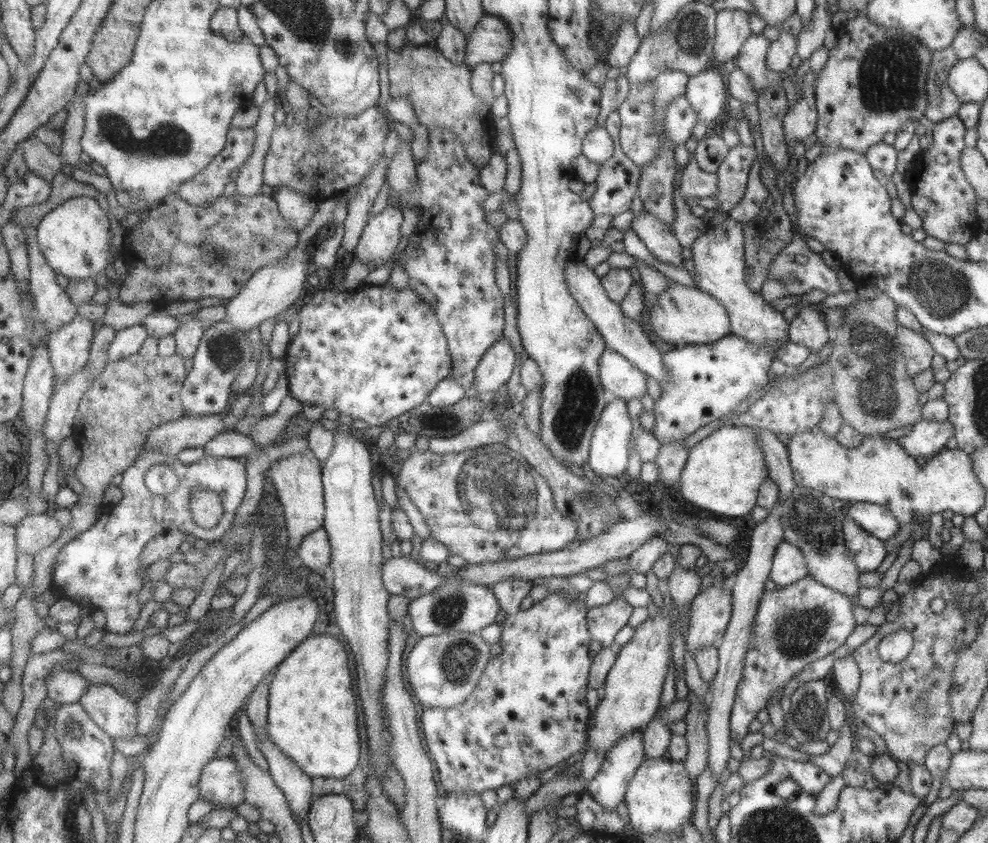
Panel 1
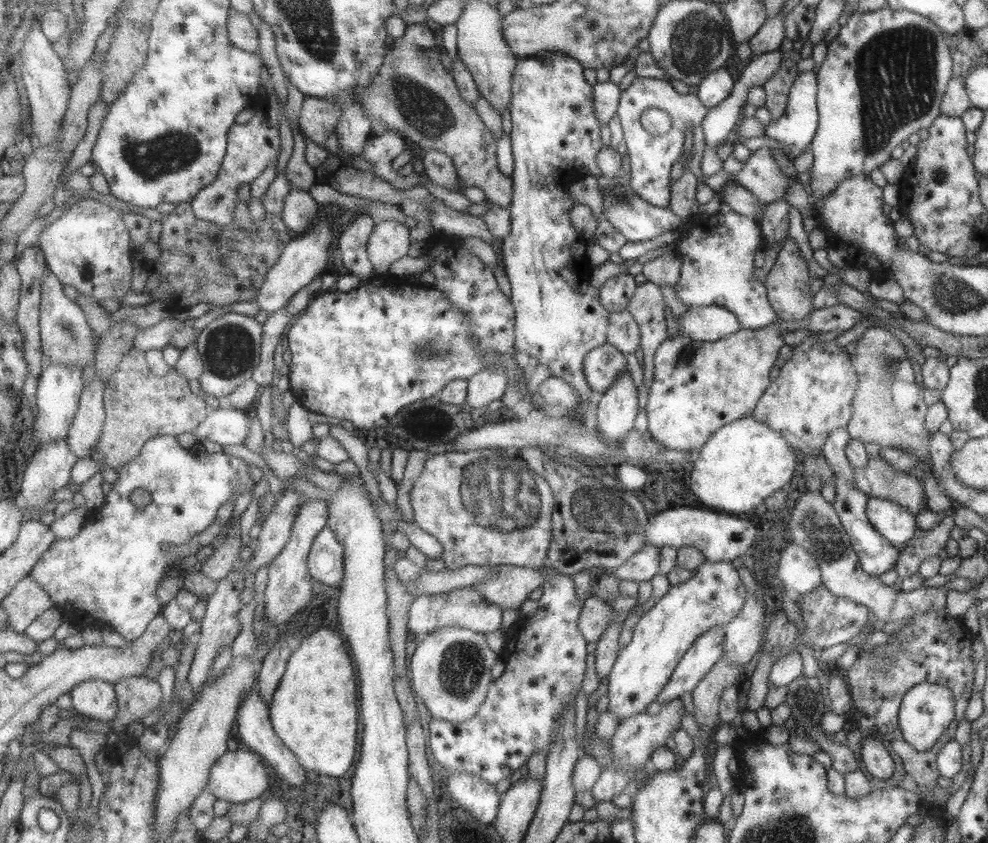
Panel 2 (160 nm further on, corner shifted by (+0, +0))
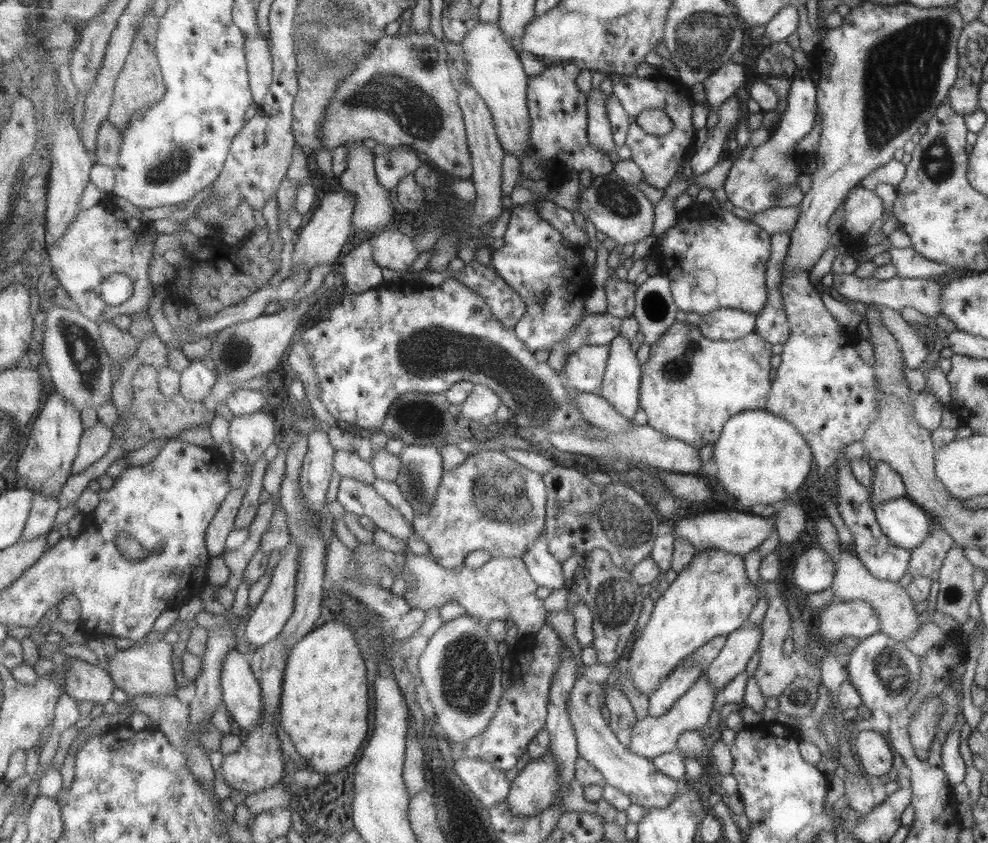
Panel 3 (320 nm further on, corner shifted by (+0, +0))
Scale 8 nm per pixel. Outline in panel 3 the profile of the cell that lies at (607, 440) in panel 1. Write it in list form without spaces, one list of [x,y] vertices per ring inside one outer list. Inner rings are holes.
[[[617,335],[608,344],[608,355],[602,384],[601,398],[621,416],[631,420],[639,408],[639,381],[641,371],[629,341]]]

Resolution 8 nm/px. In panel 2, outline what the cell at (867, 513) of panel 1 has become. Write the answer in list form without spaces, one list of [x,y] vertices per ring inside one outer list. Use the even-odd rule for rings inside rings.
[[[869,497],[865,516],[869,525],[896,549],[903,548],[918,529],[915,526],[915,516],[911,516],[900,504],[887,499]]]

